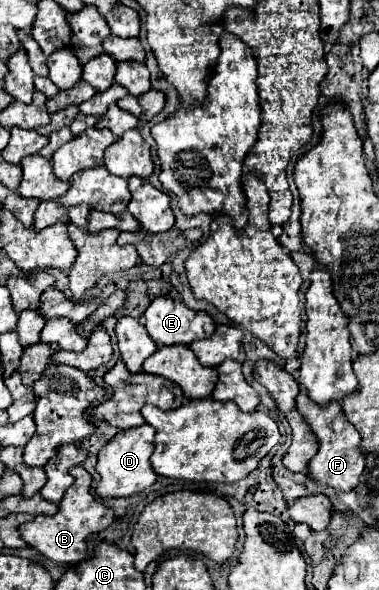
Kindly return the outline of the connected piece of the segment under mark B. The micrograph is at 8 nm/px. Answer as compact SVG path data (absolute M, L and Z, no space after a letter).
M74 466L70 470L70 474L74 478L74 484L66 490L64 498L60 500L58 512L54 516L36 516L32 522L26 522L20 526L20 534L26 540L26 544L36 548L46 558L50 558L58 564L76 564L76 562L84 560L88 534L102 532L114 520L114 512L108 506L104 506L102 502L98 502L94 498L94 494L90 492L92 476L82 466Z

